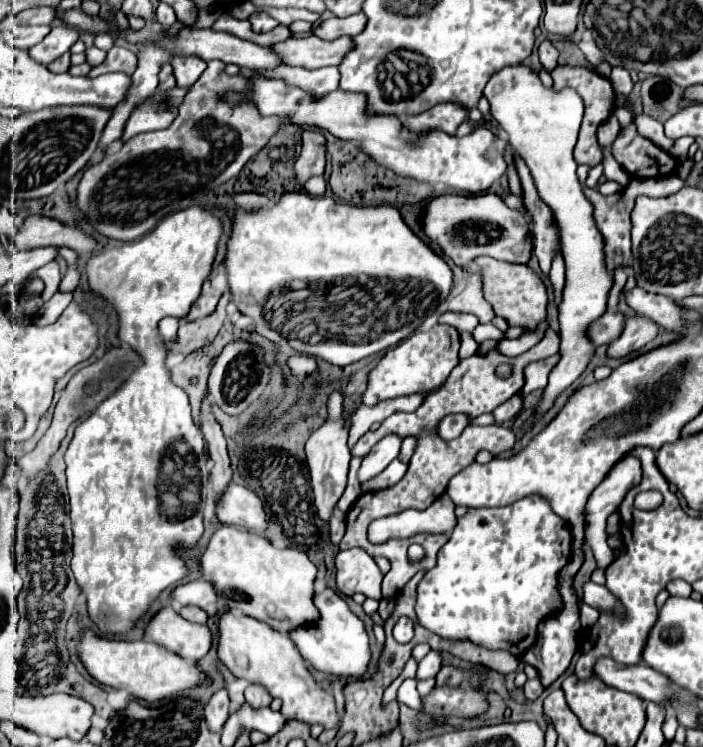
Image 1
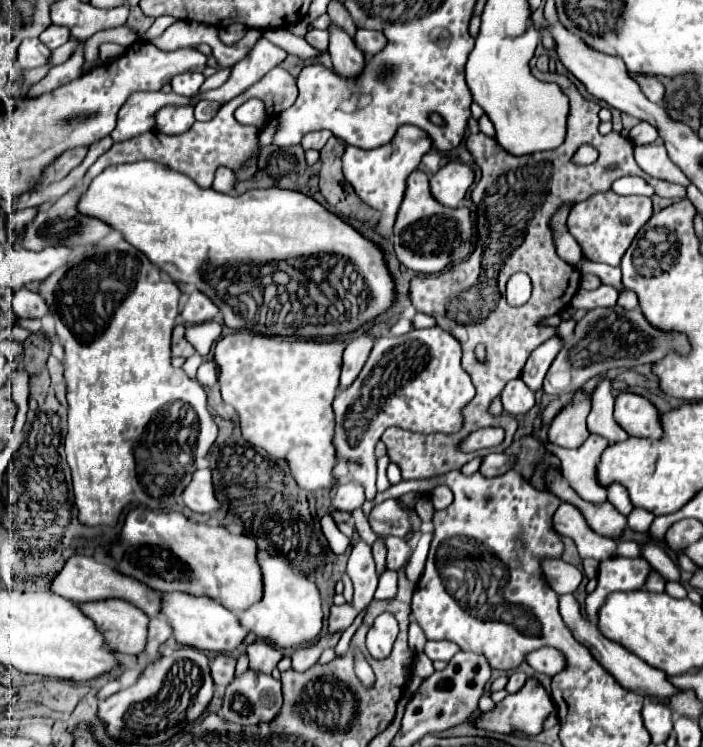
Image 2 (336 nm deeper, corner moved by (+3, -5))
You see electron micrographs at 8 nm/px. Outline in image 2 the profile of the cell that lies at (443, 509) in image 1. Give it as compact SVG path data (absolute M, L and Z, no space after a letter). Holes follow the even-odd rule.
M430 531L430 533L422 533L420 539L418 539L416 549L412 551L412 555L410 555L410 559L408 559L406 577L408 577L410 581L418 581L420 575L422 575L422 571L424 571L424 561L426 561L426 555L428 555L430 539L432 539L432 531Z

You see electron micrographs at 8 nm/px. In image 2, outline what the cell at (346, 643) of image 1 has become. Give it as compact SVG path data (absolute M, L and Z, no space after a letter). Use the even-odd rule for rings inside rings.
M282 557L260 559L260 569L264 575L264 597L248 611L238 613L242 627L264 641L270 641L278 649L300 649L316 643L324 627L322 599L316 583L306 579L306 575L294 571Z

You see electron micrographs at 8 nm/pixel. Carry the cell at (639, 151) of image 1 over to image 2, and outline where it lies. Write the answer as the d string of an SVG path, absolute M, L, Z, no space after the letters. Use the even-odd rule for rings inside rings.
M532 69L532 73L540 81L554 81L568 95L570 99L568 133L566 133L564 143L558 149L522 155L522 157L514 157L506 153L504 149L498 149L490 155L490 149L500 147L500 145L496 143L496 139L486 137L484 133L474 133L466 139L466 147L476 157L476 163L482 171L480 183L476 183L476 187L472 189L472 201L478 207L476 209L476 229L478 229L476 249L466 261L446 267L446 271L438 275L414 277L410 283L410 299L416 311L434 315L438 319L438 325L460 341L462 367L470 375L476 394L468 403L468 407L464 407L462 411L464 425L458 433L414 435L412 431L390 427L382 435L390 461L402 469L402 481L434 479L454 469L460 469L464 463L468 463L476 455L484 455L486 451L460 453L456 449L456 443L470 431L480 429L484 425L484 419L486 419L486 427L494 425L494 427L504 427L506 431L504 443L490 451L504 453L510 447L512 437L518 429L516 419L510 415L492 417L488 413L488 405L496 395L500 395L502 387L508 381L518 379L522 375L522 367L528 361L530 353L556 333L552 327L538 327L536 321L550 317L562 311L564 307L568 307L570 299L580 287L580 271L564 263L554 251L552 231L548 227L548 221L554 215L554 211L562 203L578 203L582 199L588 199L594 193L604 193L612 187L616 179L626 177L626 175L644 177L656 189L660 197L678 197L678 199L686 197L686 187L674 185L662 179L654 179L636 165L634 143L628 137L622 137L620 133L608 133L608 135L598 133L600 105L584 99L580 91L576 89L576 85L566 75L550 73L550 71L542 73L538 69ZM582 143L594 145L600 153L596 163L588 167L578 167L570 161L574 151ZM612 163L618 165L616 171L608 171L608 165ZM516 271L528 273L534 287L530 301L522 307L510 307L506 301L506 281ZM476 345L486 347L486 357L482 361L474 353Z

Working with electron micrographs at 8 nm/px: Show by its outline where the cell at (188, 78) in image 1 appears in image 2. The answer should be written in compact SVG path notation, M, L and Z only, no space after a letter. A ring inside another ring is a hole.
M182 73L182 75L176 75L172 79L172 89L178 95L192 97L192 95L198 93L202 83L204 83L204 75L202 73Z

